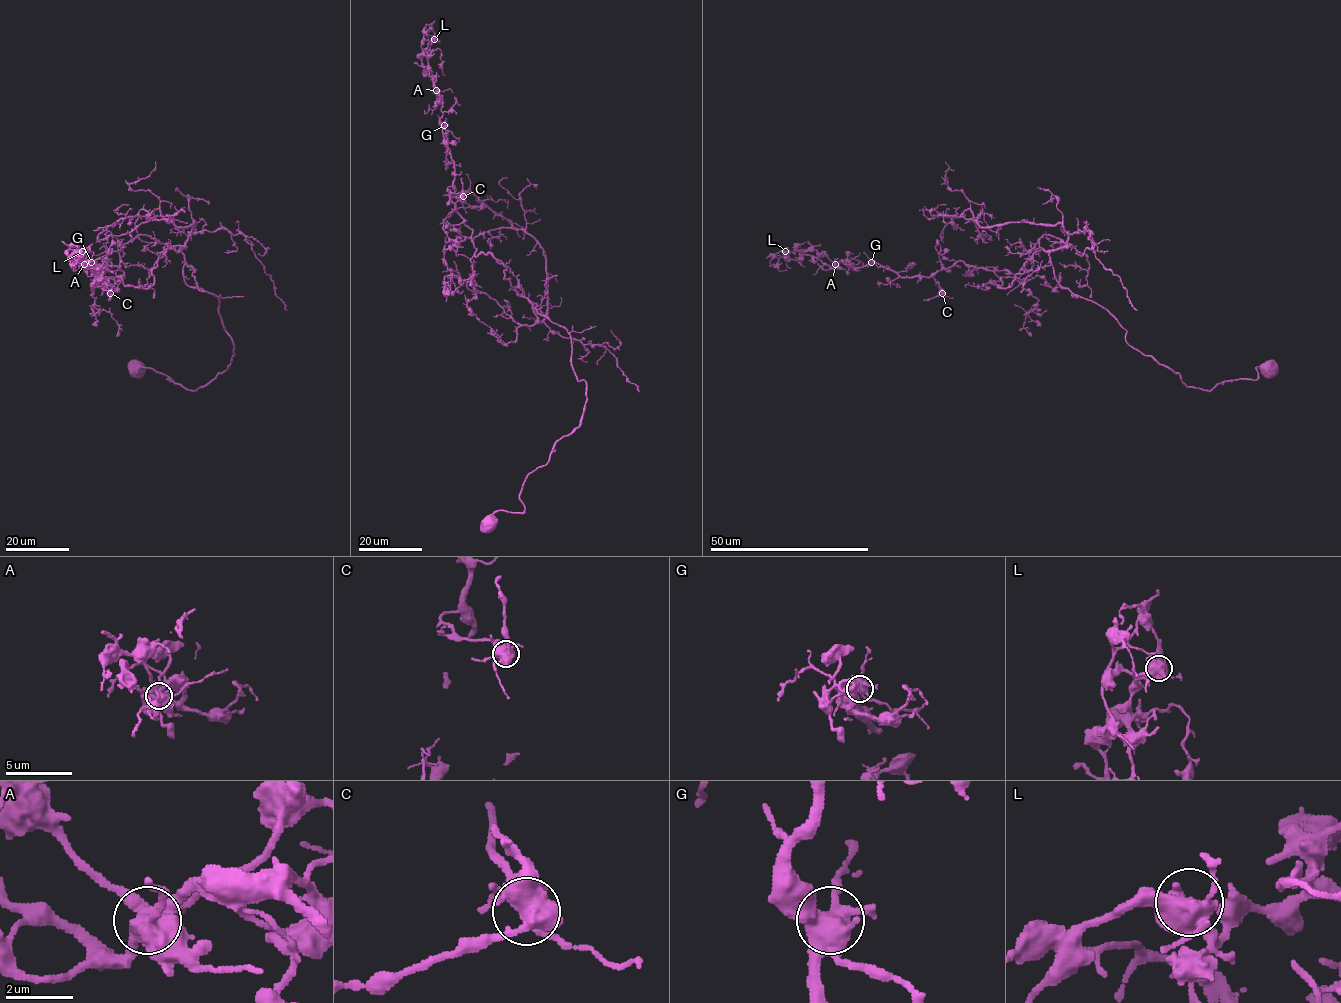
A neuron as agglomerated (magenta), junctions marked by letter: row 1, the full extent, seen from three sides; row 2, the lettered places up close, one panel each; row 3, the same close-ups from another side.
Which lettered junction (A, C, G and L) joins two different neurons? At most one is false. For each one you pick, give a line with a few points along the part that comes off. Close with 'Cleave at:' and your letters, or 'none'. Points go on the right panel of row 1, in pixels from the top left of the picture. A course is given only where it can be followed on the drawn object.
A: foreign part runs (835, 264), (813, 249), (806, 249), (797, 259), (779, 259), (778, 269), (787, 270)
Cleave at: A

